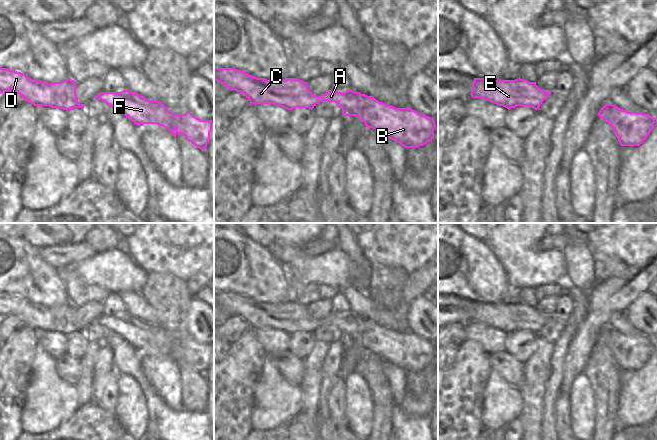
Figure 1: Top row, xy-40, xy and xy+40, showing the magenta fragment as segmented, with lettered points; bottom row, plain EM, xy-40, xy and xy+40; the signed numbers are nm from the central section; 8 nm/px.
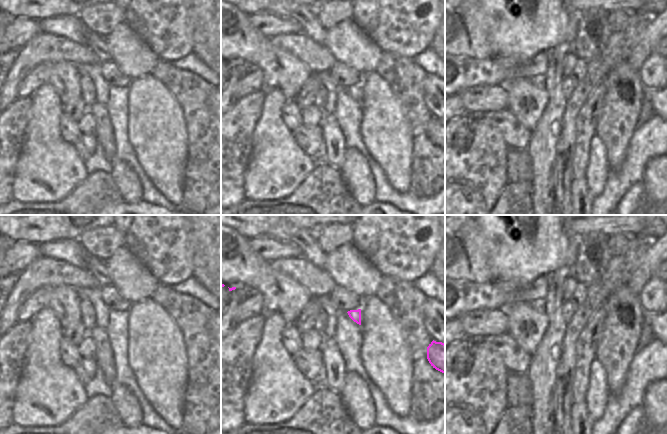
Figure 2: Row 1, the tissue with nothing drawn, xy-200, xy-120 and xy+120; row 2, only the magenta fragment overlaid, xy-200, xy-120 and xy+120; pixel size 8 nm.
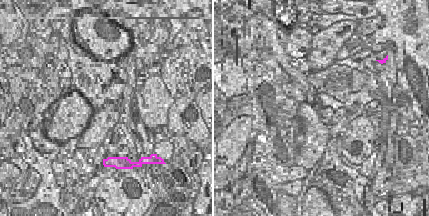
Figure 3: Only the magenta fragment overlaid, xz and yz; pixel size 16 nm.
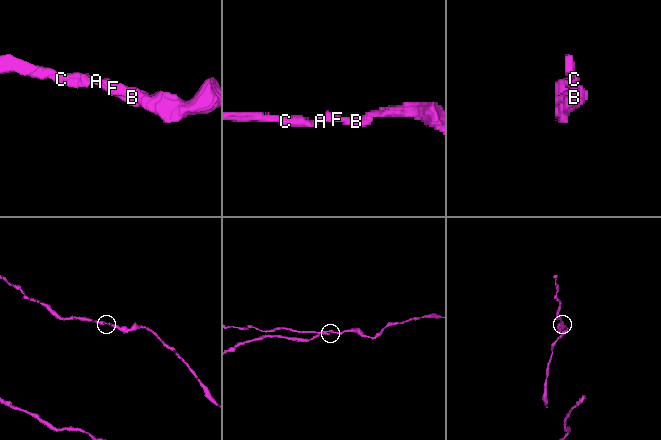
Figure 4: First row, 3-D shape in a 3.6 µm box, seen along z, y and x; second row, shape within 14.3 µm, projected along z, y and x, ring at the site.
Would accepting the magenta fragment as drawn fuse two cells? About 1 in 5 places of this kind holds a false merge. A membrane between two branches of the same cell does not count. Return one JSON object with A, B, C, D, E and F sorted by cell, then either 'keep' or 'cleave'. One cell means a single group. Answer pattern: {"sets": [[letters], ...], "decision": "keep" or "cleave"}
{"sets": [["A", "B", "C", "D", "E", "F"]], "decision": "keep"}

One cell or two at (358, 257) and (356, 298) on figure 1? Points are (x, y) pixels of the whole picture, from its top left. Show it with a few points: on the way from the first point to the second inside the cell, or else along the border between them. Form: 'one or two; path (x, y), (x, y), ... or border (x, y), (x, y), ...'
two; border (351, 284), (365, 292)

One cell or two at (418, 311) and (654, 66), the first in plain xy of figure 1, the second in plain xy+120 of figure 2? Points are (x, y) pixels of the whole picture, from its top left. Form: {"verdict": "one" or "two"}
{"verdict": "one"}

